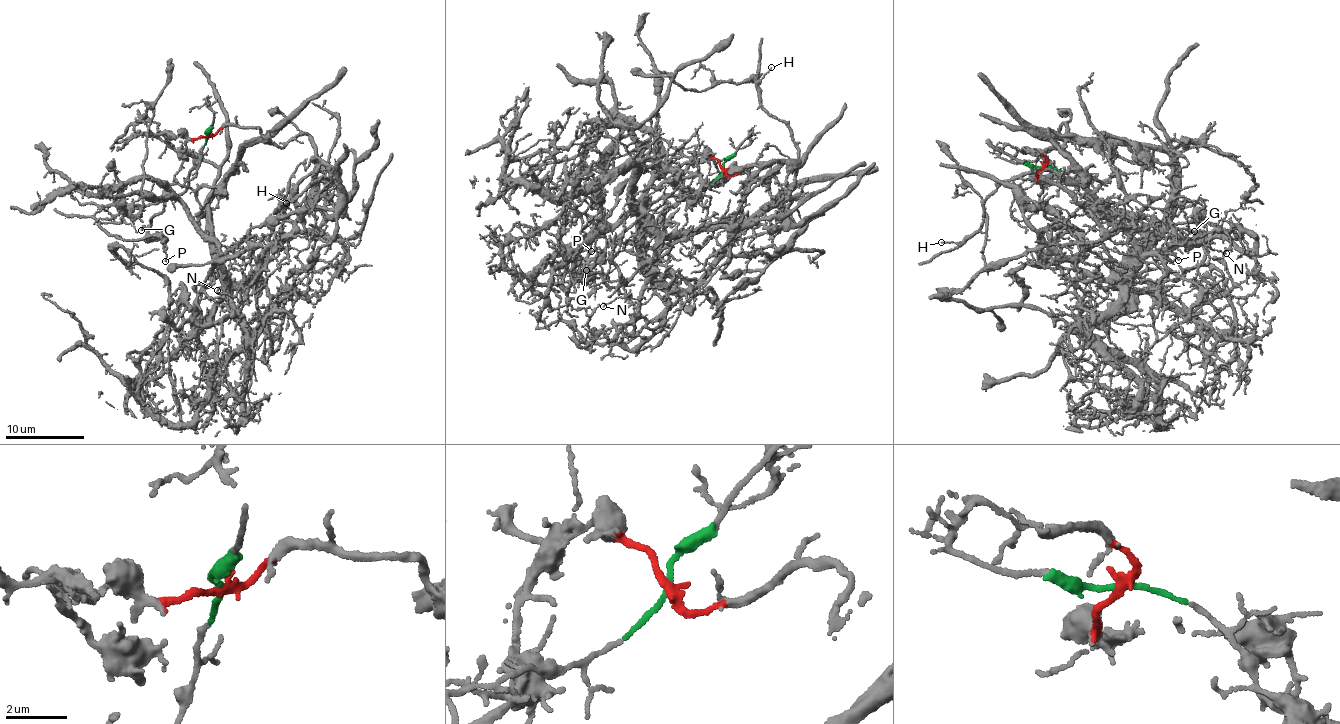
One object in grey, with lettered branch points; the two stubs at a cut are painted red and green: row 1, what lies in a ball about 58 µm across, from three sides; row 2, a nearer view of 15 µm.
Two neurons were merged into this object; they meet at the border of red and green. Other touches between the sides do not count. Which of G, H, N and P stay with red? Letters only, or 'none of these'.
H, N

